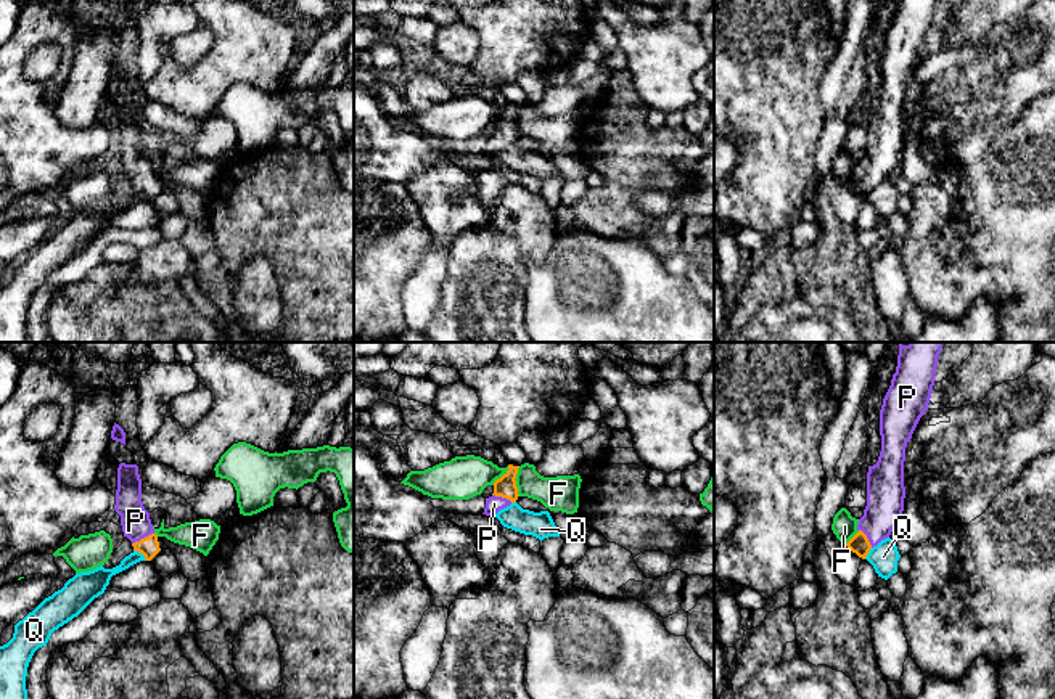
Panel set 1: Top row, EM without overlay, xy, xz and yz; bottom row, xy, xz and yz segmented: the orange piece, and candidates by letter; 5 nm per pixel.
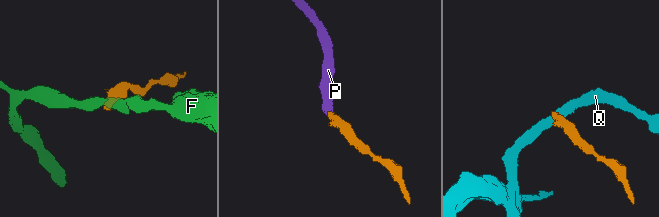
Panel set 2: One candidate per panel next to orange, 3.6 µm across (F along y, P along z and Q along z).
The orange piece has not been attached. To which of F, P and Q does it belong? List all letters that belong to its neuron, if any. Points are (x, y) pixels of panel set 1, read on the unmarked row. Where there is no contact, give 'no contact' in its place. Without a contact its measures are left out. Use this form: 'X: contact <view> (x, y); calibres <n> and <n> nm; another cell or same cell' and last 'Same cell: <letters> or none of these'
F: contact xz (515, 121); calibres 110 and 180 nm; another cell
P: contact xy (142, 179); calibres 100 and 150 nm; same cell
Q: contact xy (140, 192); calibres 100 and 110 nm; another cell
Same cell: P

